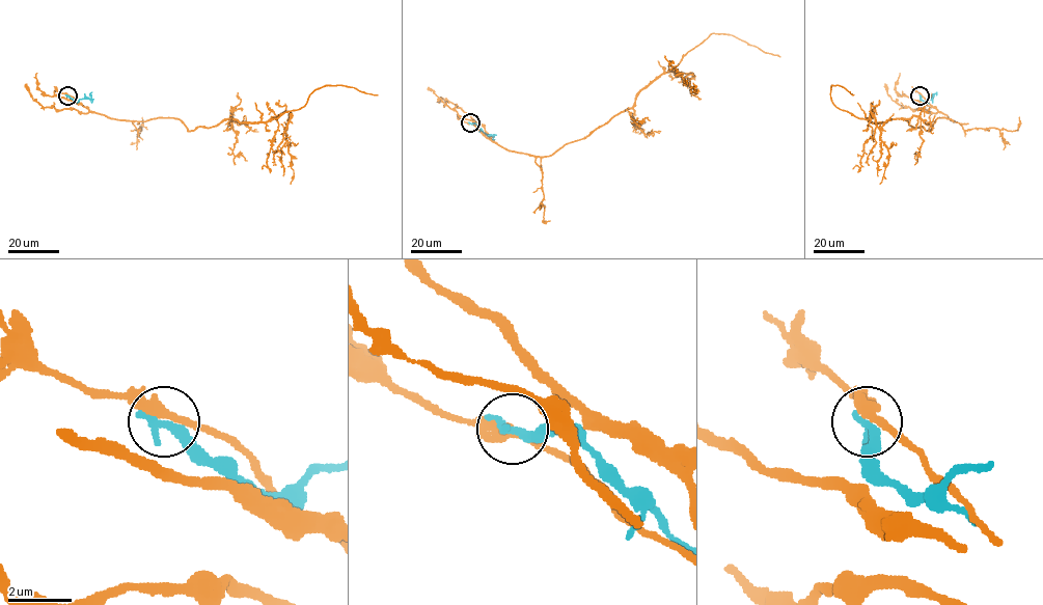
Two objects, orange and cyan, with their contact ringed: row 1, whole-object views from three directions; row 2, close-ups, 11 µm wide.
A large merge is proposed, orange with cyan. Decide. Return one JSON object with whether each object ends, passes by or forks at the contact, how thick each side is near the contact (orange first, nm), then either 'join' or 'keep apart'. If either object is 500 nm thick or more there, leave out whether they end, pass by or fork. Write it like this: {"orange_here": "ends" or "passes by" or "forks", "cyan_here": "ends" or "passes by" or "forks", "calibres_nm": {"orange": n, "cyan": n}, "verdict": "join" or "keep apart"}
{"orange_here": "passes by", "cyan_here": "ends", "calibres_nm": {"orange": 340, "cyan": 360}, "verdict": "keep apart"}

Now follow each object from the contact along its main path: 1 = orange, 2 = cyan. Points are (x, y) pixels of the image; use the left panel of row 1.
1: (67, 95), (109, 117), (172, 117), (190, 131), (228, 119), (269, 121), (330, 85), (377, 95)
2: (67, 95), (76, 101), (90, 99), (90, 95)

